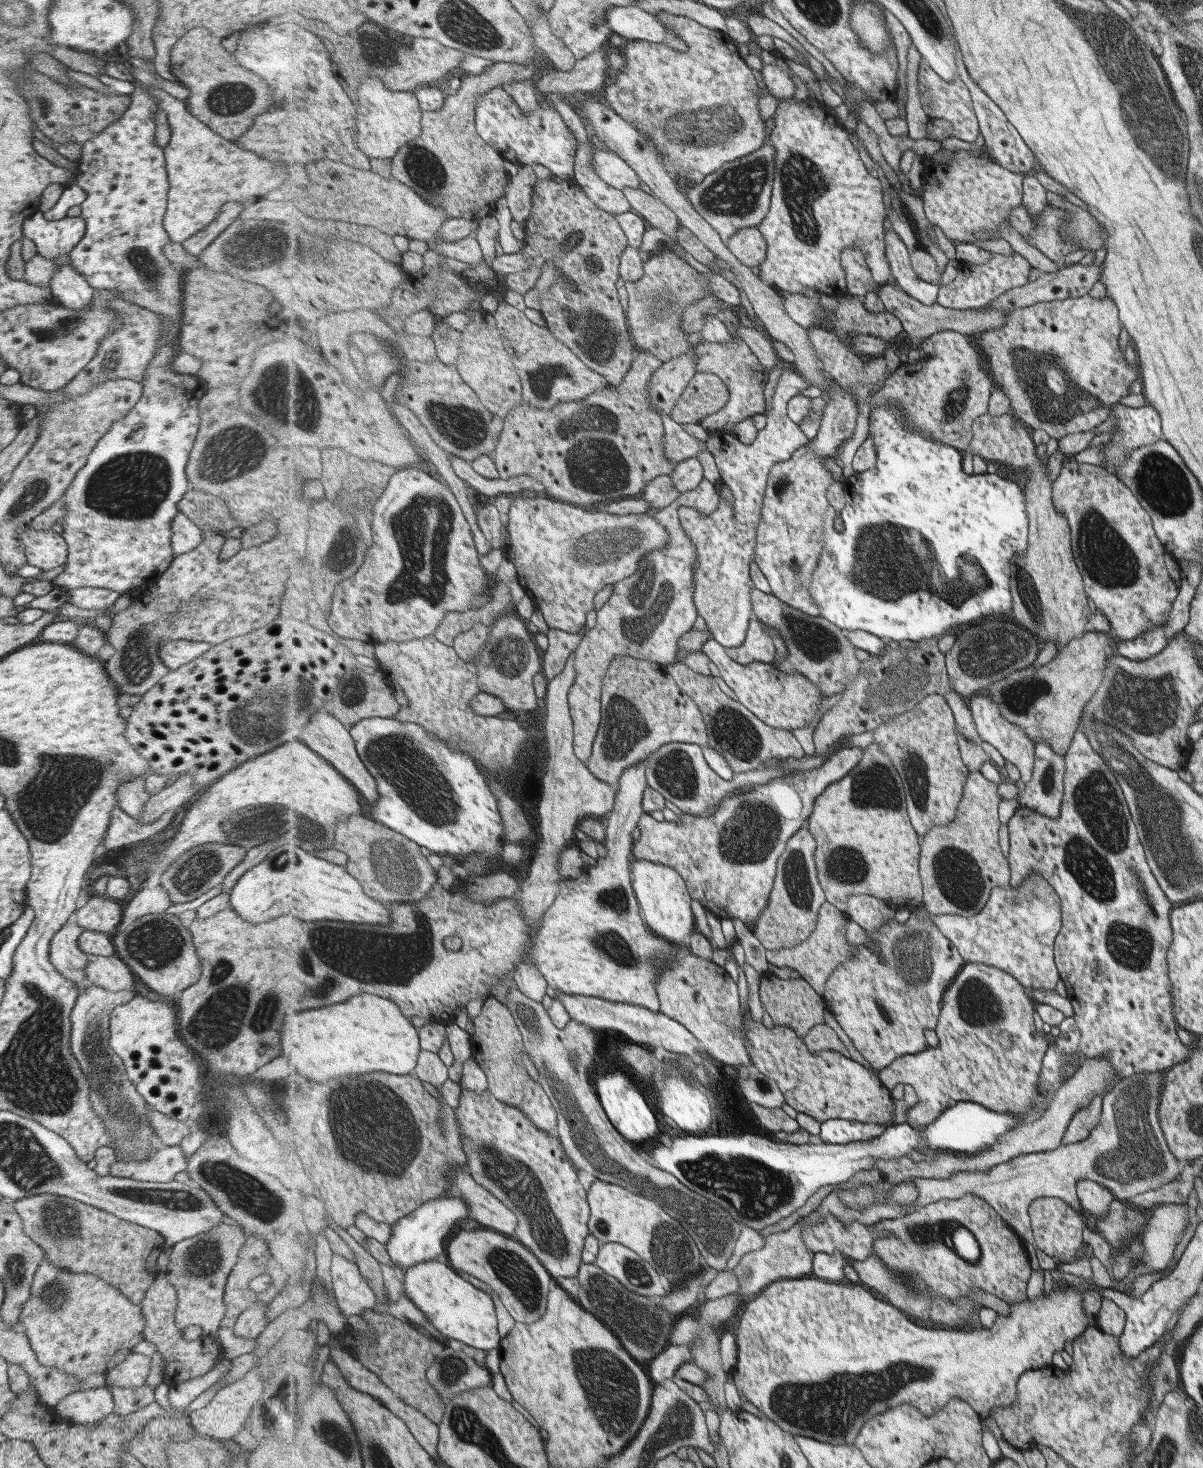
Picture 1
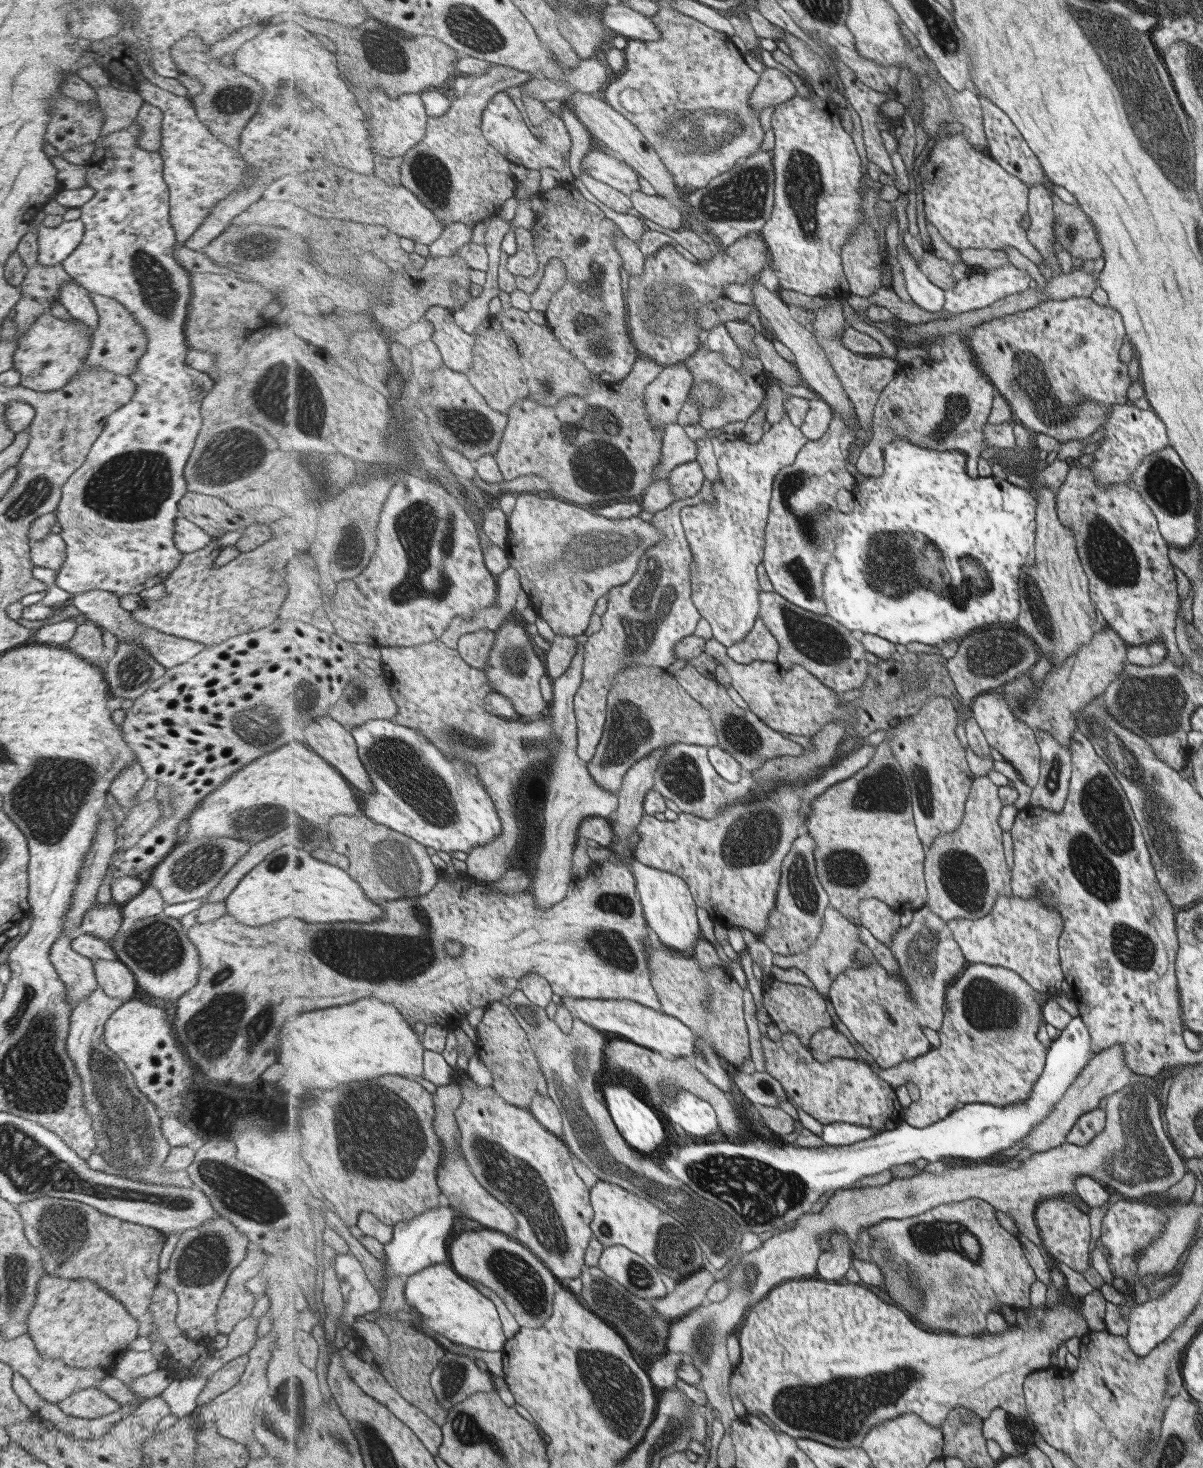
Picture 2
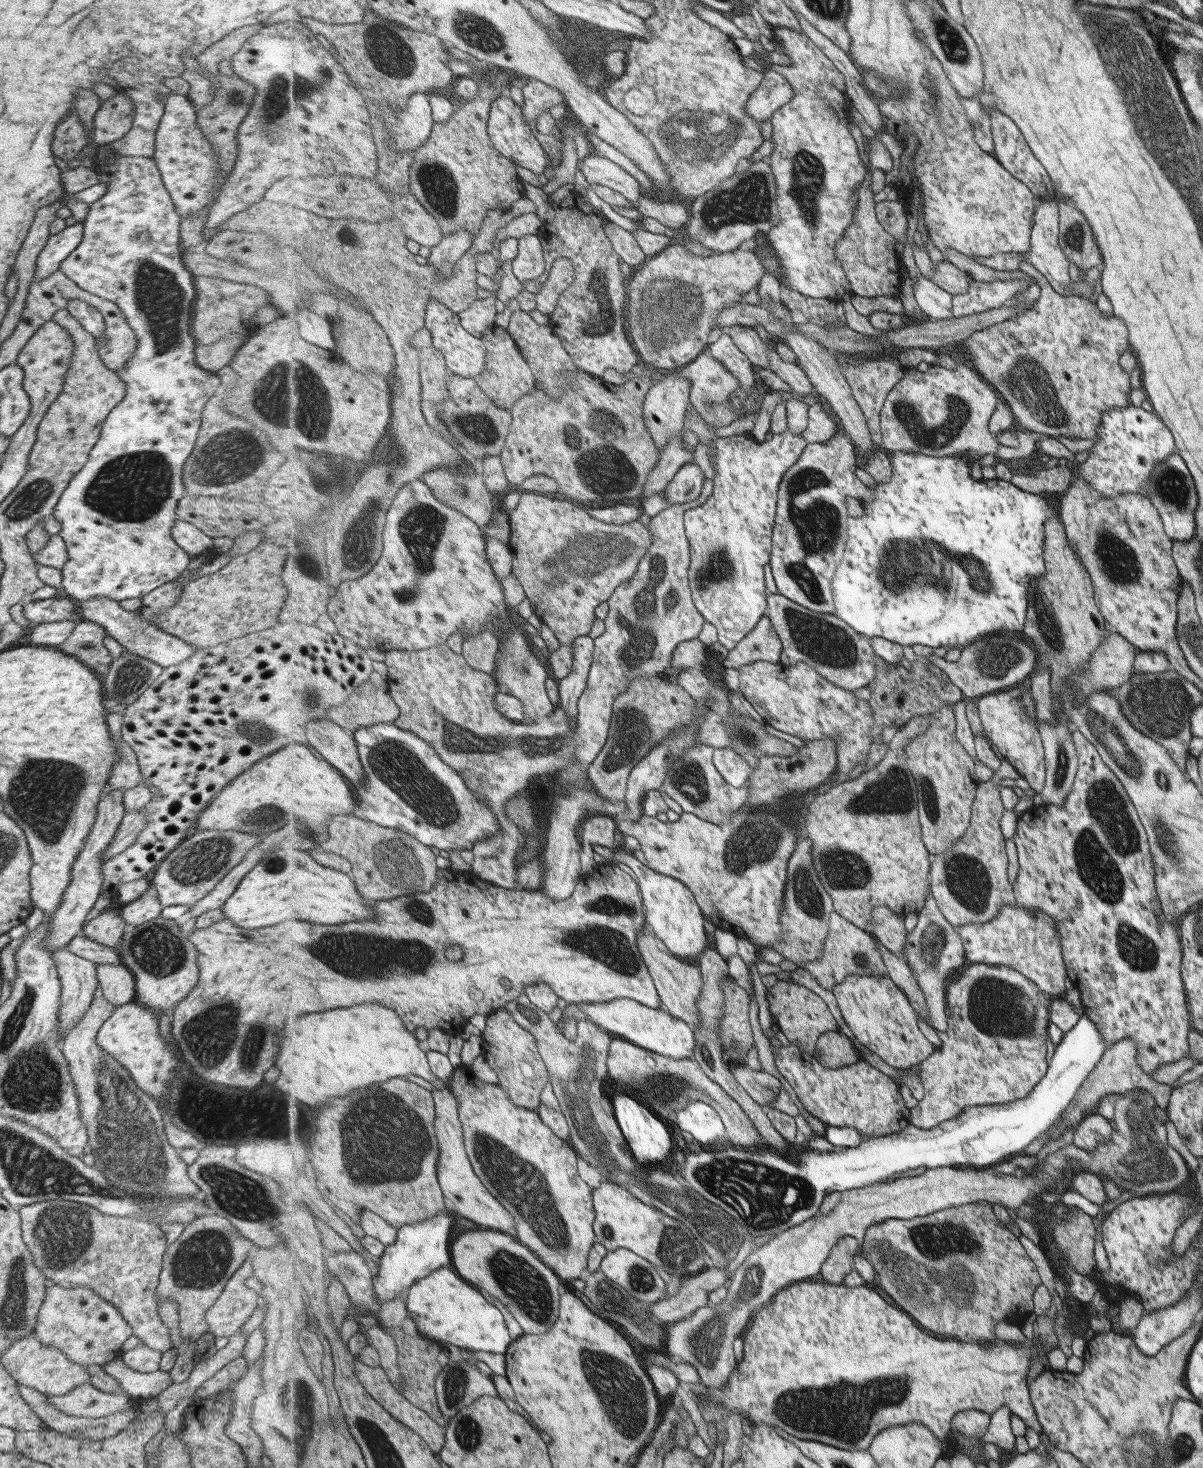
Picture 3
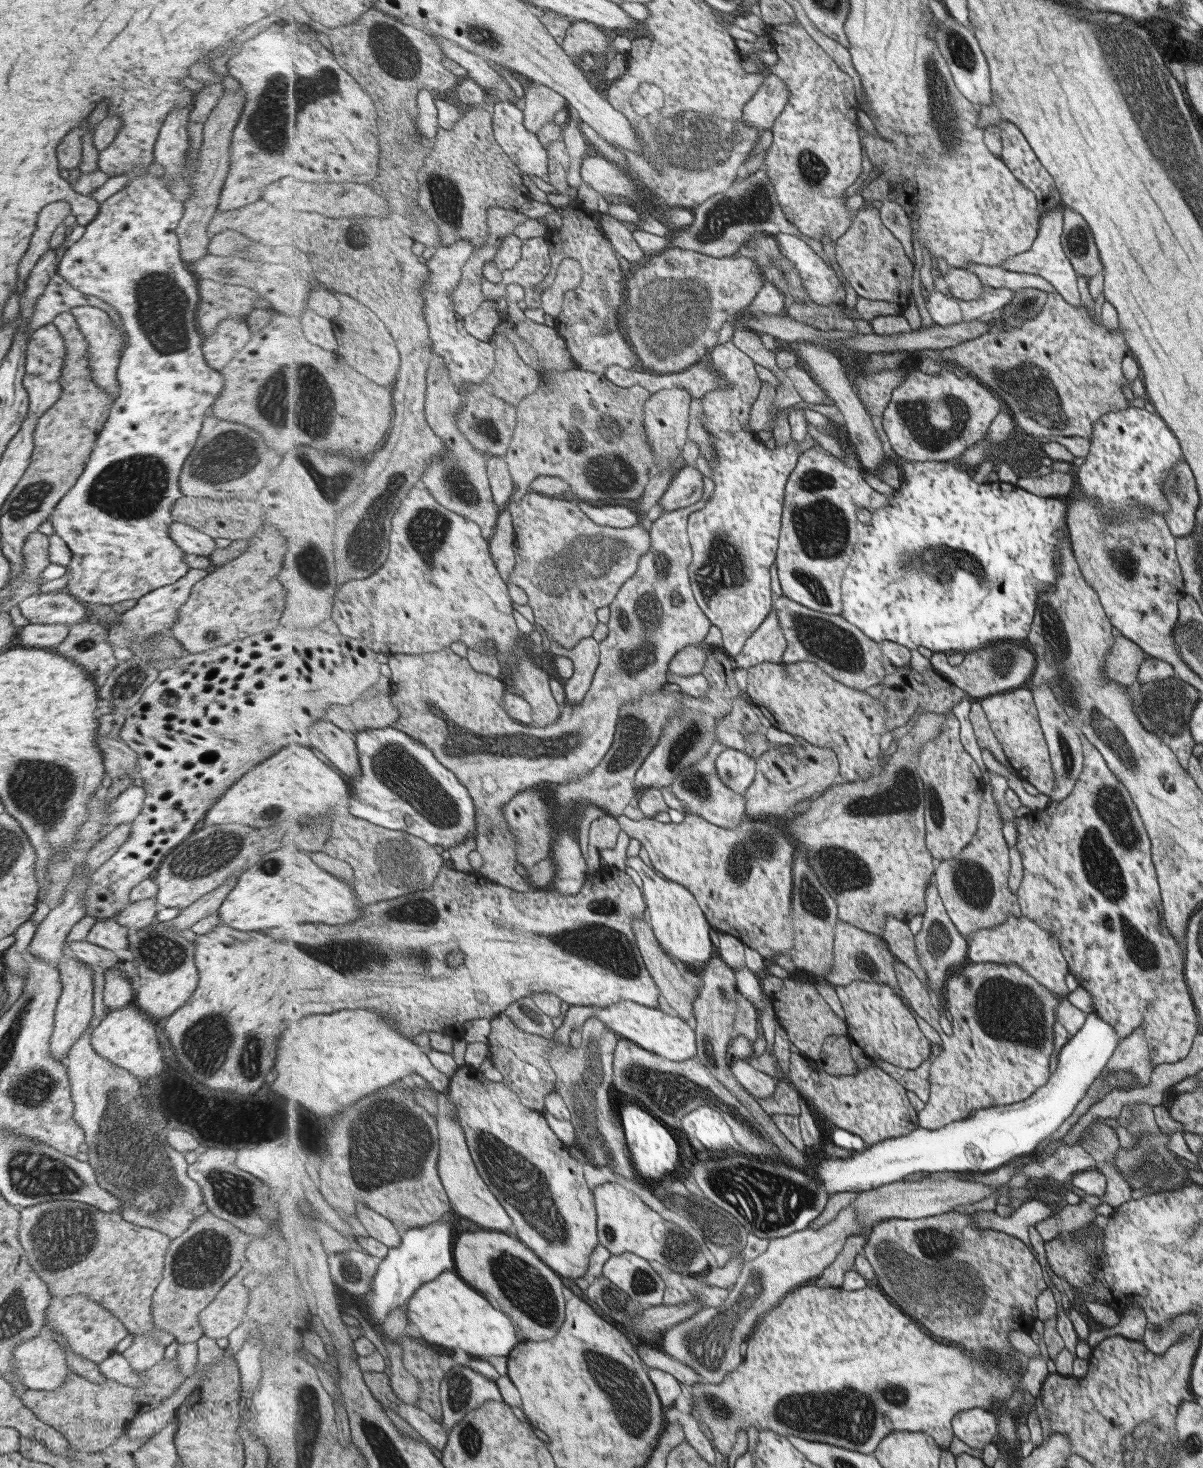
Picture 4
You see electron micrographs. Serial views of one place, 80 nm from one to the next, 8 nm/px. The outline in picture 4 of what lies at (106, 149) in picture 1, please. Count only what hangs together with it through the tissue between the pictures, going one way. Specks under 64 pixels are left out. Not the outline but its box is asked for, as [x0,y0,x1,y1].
[49,164,224,605]

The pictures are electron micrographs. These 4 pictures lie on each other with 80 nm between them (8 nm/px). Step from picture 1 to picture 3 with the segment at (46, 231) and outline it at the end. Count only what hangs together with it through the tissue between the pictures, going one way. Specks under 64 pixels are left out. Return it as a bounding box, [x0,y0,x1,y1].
[34,222,82,281]

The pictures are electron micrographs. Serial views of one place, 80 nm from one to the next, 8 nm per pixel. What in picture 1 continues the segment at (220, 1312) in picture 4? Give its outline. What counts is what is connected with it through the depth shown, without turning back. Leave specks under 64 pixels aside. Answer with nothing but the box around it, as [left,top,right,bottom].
[220,1238,267,1328]

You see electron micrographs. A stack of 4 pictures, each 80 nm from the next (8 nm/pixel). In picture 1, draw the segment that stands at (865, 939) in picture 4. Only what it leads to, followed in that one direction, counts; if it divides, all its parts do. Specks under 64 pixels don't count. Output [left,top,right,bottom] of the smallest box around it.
[766,900,856,995]

